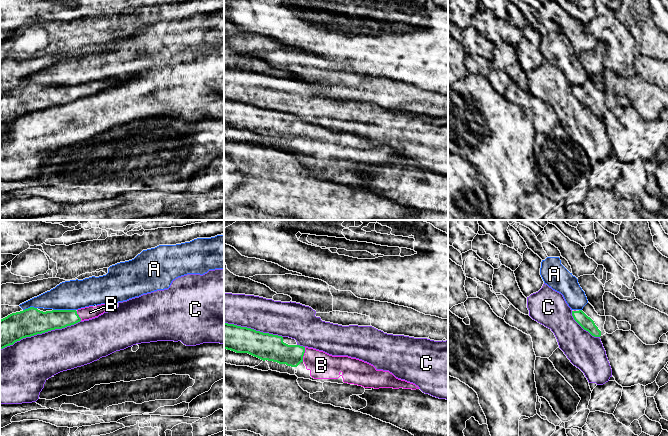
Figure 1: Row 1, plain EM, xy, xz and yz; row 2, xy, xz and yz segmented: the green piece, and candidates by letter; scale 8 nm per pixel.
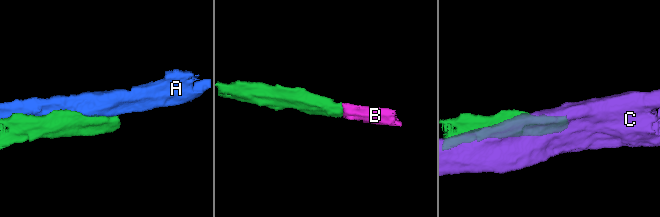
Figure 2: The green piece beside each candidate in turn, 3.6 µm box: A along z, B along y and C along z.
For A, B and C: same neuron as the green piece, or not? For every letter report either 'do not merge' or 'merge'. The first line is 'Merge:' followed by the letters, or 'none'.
Merge: B
A: do not merge
B: merge
C: do not merge

